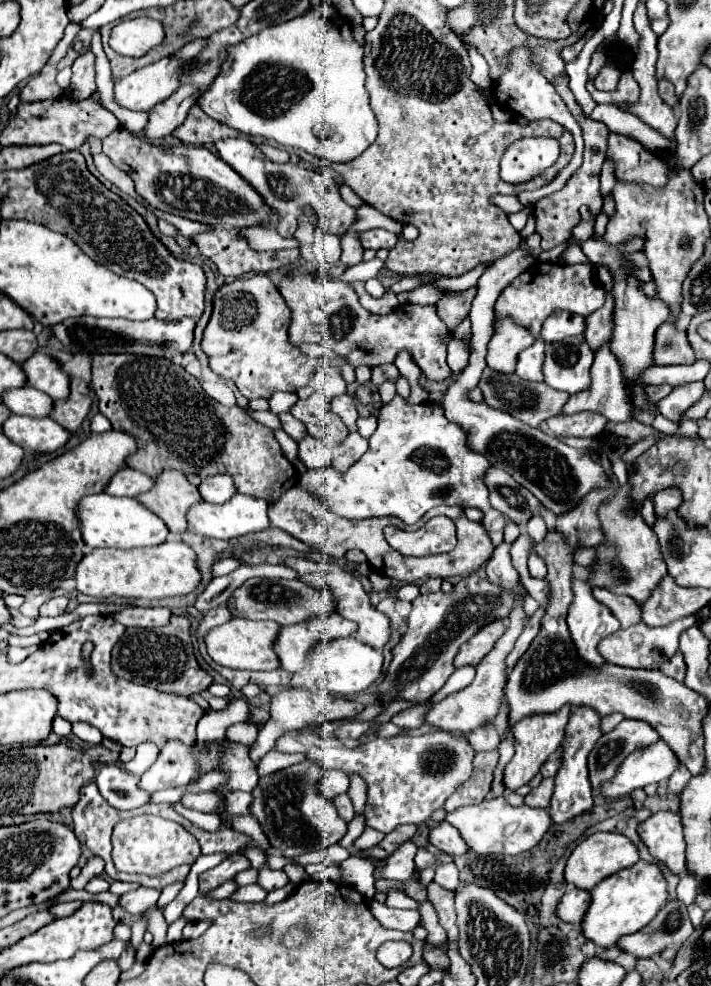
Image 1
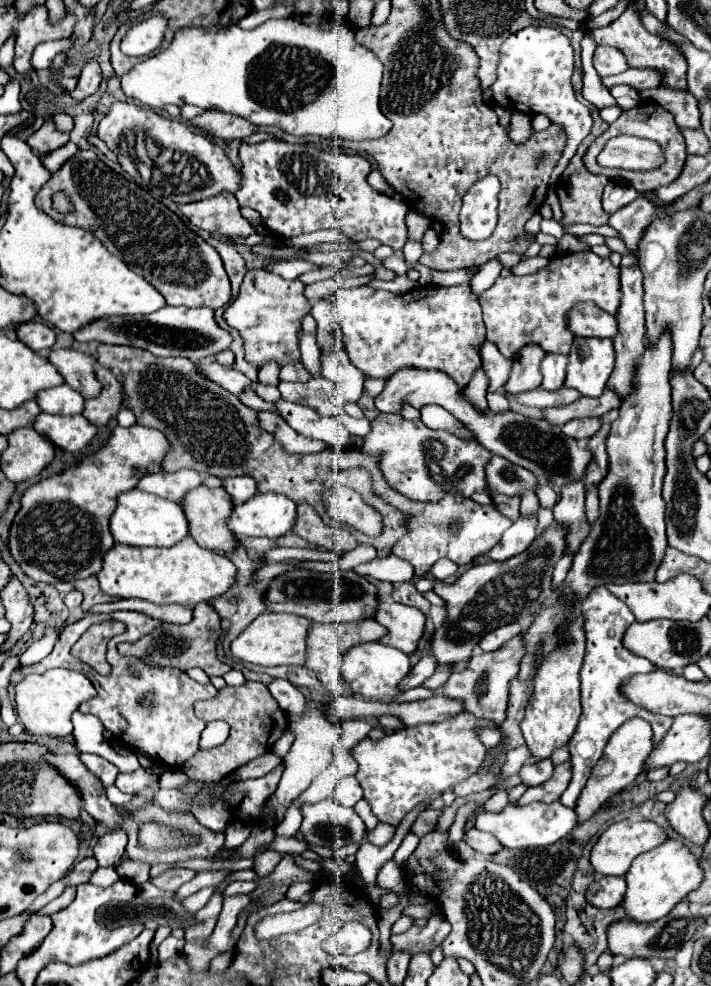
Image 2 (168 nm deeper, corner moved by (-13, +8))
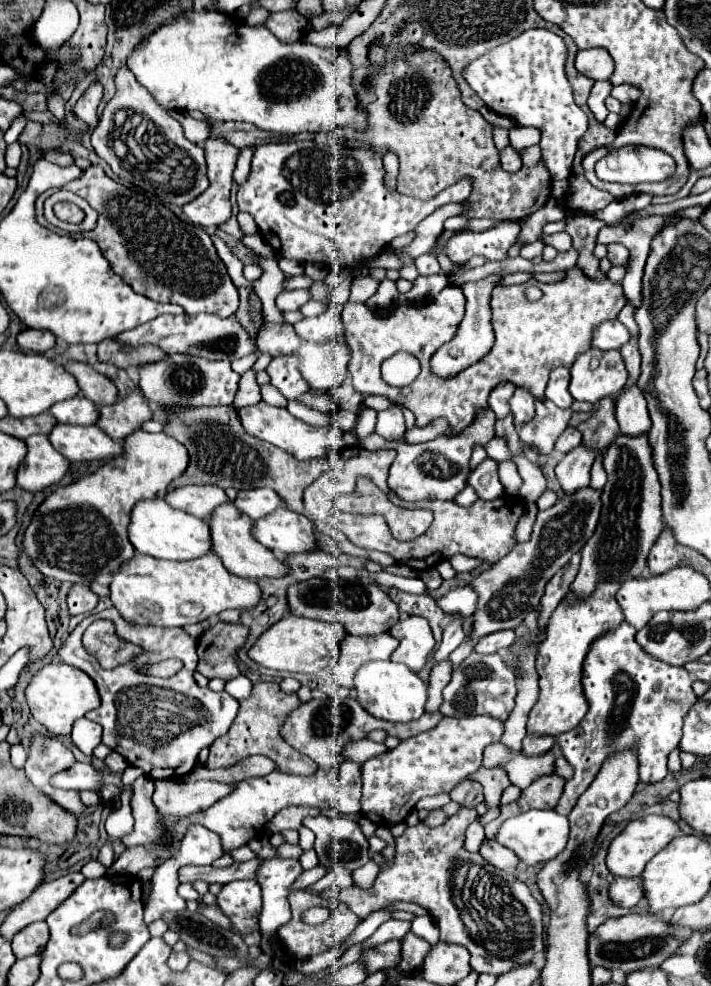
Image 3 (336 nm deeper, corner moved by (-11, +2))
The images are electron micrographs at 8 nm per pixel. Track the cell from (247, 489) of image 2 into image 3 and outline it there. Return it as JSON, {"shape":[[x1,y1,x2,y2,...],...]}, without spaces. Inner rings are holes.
{"shape":[[252,488,252,490,240,492,234,504,238,510,258,520,272,514,278,506,282,506,282,498,278,498,278,494,272,488]]}

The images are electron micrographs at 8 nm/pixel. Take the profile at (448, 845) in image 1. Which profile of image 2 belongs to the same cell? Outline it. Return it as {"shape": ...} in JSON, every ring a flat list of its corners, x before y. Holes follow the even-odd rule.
{"shape":[[470,828,464,832,464,842,468,846,472,846,478,854,490,858,492,854,496,854,498,850,502,850,502,844,488,832,482,832,482,830,476,830,476,828]]}

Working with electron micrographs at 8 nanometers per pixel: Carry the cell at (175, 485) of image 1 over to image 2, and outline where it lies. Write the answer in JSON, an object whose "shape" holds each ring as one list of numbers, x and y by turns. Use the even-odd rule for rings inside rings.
{"shape":[[200,484,192,492,188,492,188,496,182,498,180,506,186,514,186,520,188,520,188,526,190,526,190,536,200,546,216,550,220,554,230,552,232,548,236,548,236,540,232,538,232,532,226,526,228,512,232,512,232,498,228,496,228,492,224,488,208,488,208,486]]}

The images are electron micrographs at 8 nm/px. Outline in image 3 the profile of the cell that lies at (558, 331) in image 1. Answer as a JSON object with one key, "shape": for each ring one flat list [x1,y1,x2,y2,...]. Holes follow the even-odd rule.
{"shape":[[610,320,610,322,604,322,602,326,598,326,598,330,594,332,594,338,592,338,592,346,598,350,620,350,628,340,630,340,628,328,618,320,614,320,614,322]]}

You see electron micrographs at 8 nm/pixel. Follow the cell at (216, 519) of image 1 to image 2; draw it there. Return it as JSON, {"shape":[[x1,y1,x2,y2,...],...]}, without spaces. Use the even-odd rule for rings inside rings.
{"shape":[[276,492,258,494,242,504,234,504,226,524,242,536,266,536,276,540,292,530,296,518,296,502]]}

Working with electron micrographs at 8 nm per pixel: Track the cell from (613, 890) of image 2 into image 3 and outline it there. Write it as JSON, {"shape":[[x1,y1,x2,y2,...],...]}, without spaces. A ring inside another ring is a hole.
{"shape":[[616,878,610,886,610,898,622,908,634,908,644,898,642,878]]}

